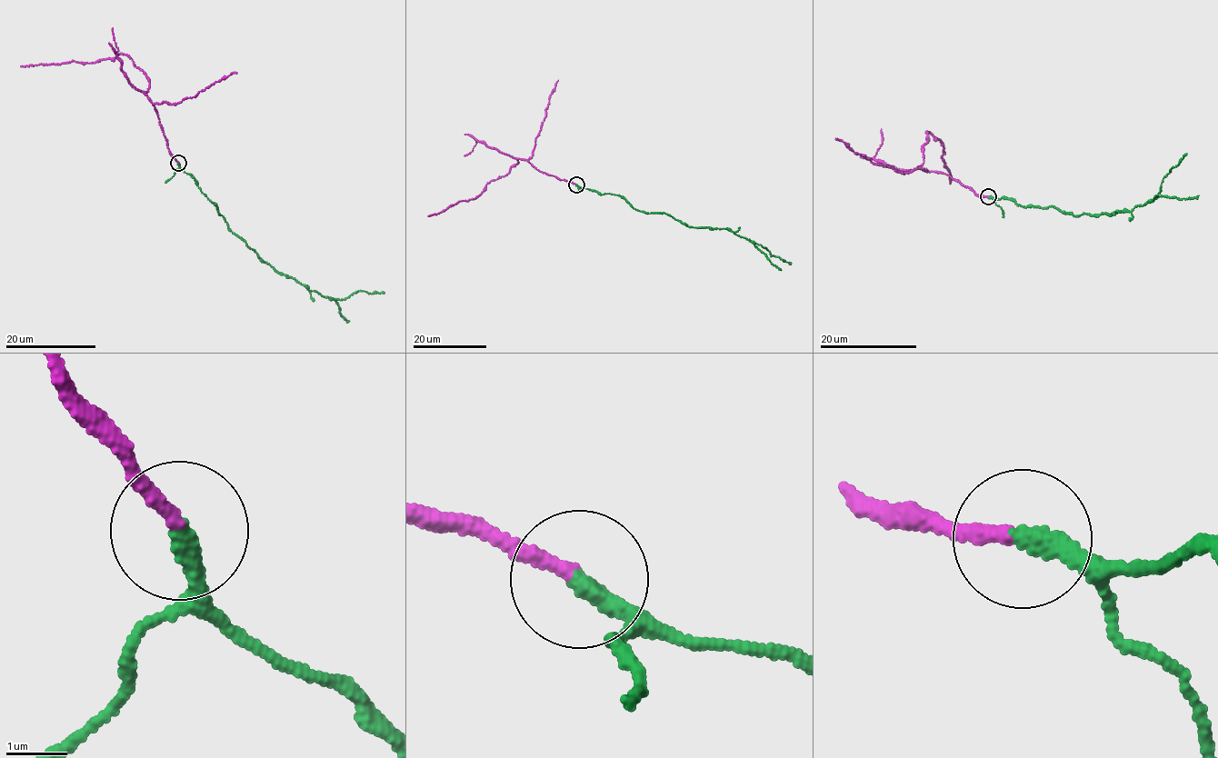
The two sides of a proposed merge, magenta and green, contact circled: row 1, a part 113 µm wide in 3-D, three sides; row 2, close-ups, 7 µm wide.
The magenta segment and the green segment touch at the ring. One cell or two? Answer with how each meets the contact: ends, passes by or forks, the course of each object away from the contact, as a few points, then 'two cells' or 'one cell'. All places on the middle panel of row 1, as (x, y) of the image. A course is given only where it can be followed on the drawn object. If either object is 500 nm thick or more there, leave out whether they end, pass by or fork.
magenta ends | green ends | magenta via (576, 184), (519, 159), (474, 198), (459, 201), (428, 215) | green via (576, 184), (621, 196), (633, 208), (664, 213), (688, 226), (729, 230), (791, 264) | one cell

